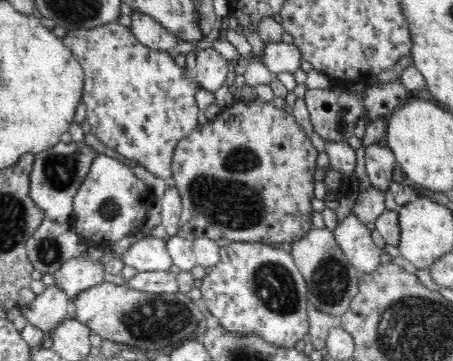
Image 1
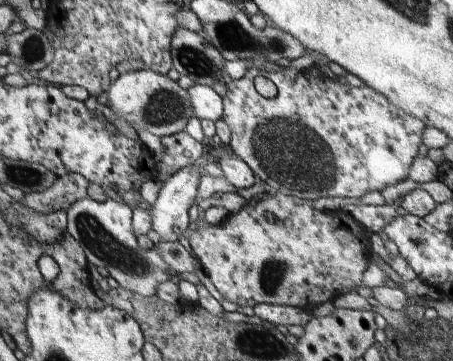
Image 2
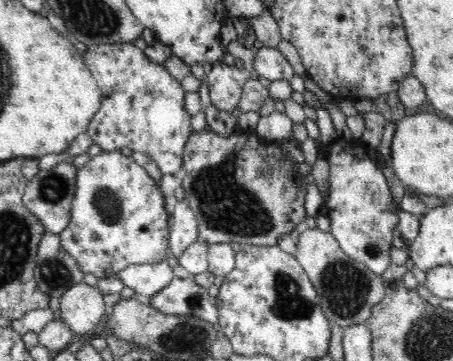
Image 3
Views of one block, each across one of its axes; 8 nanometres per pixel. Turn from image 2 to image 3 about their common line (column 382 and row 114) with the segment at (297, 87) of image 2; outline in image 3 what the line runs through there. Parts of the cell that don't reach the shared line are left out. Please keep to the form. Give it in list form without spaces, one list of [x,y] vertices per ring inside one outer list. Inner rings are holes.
[[[120,42],[120,44],[98,44],[98,46],[88,46],[88,52],[82,54],[86,68],[92,72],[94,80],[98,82],[102,100],[100,100],[100,110],[96,116],[90,120],[88,126],[88,136],[90,140],[102,148],[102,152],[120,152],[122,148],[128,148],[132,152],[144,152],[148,154],[162,174],[174,174],[178,176],[182,170],[182,152],[186,150],[186,144],[192,136],[190,128],[190,112],[186,110],[186,92],[182,88],[182,82],[176,82],[166,66],[160,66],[152,62],[146,52],[136,48],[132,42]]]

